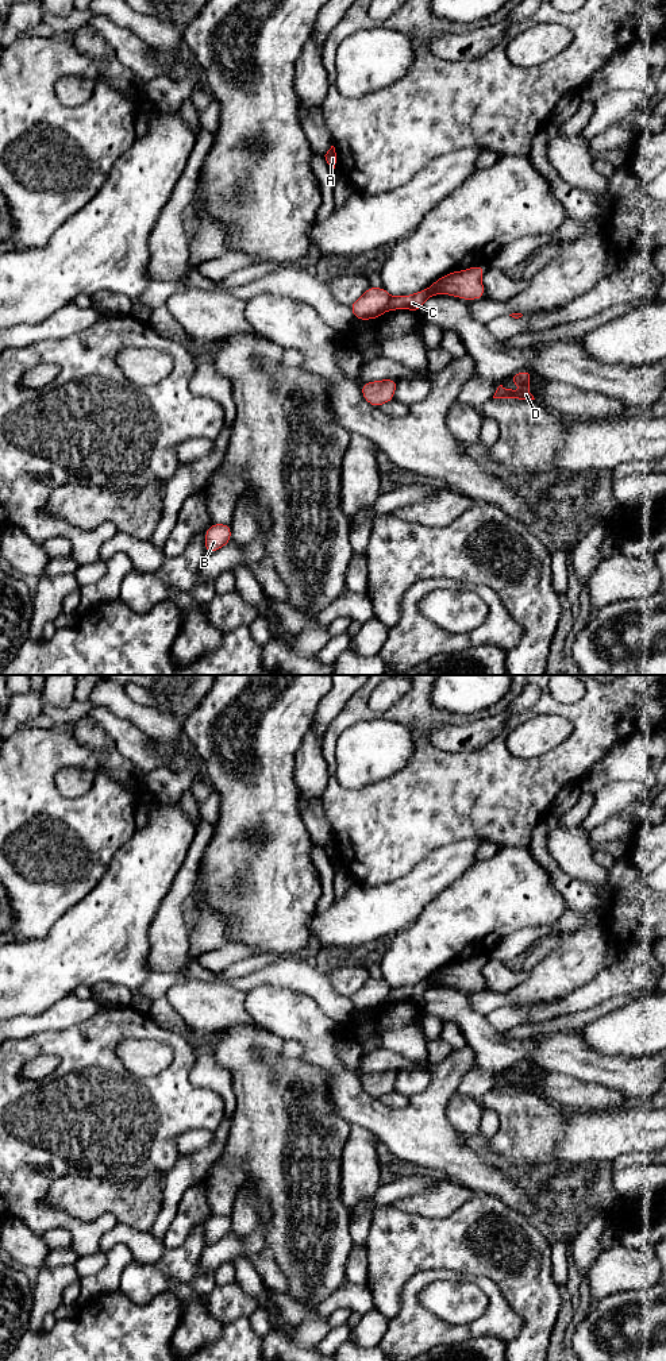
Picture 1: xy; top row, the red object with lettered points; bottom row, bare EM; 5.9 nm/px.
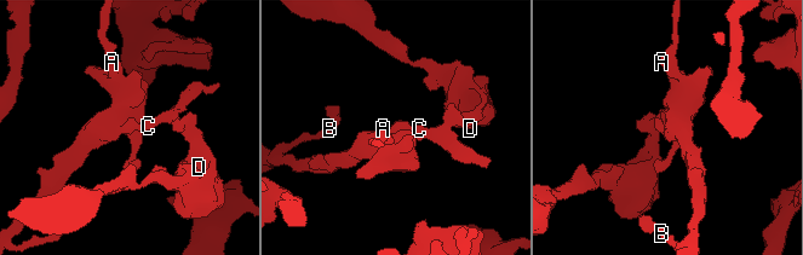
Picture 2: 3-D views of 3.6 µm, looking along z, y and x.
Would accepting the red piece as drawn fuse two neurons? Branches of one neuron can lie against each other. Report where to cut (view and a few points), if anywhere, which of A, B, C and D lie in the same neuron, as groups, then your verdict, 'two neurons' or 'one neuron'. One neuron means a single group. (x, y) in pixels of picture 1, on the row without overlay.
xy (392, 989), (387, 999) | A B / C D | two neurons

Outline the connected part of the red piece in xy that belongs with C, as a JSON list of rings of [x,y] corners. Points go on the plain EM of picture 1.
[[[473,957],[466,961],[453,963],[438,972],[430,979],[426,979],[415,986],[392,988],[389,999],[392,1002],[411,1000],[420,1003],[426,991],[436,986],[450,986],[461,991],[478,991],[485,988],[482,978],[482,965],[486,957]]]

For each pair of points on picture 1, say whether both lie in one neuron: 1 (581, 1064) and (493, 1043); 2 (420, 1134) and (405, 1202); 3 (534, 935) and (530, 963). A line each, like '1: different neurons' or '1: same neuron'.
1: same neuron
2: different neurons
3: different neurons

